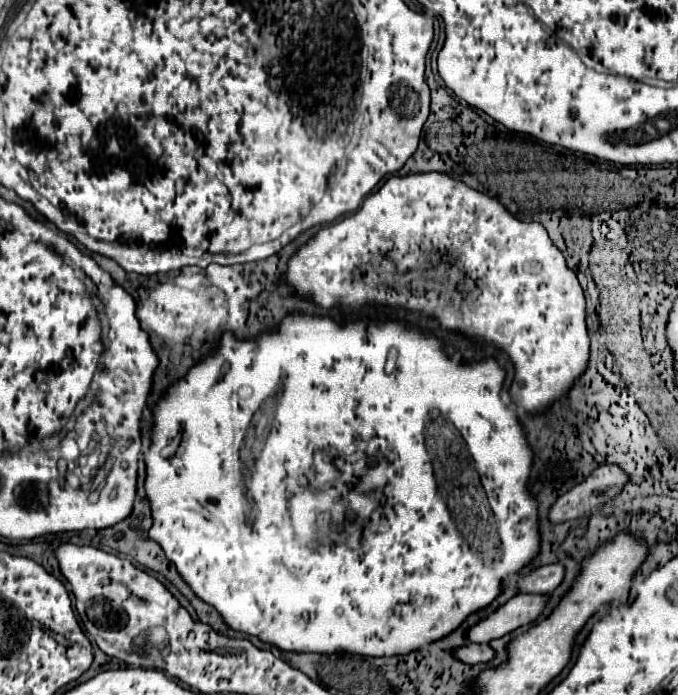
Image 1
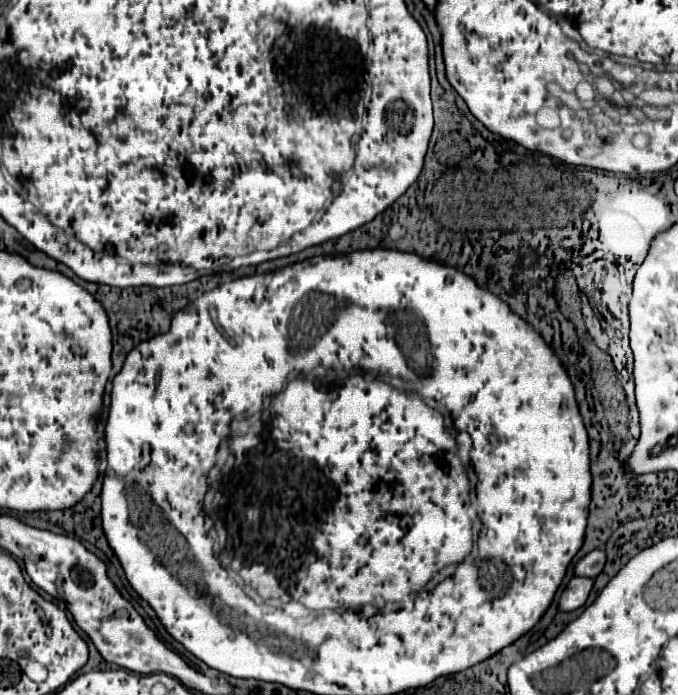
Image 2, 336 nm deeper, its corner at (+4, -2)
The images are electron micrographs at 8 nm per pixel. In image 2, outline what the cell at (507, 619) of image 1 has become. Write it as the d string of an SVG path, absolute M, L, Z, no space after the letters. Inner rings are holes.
M572 577L568 581L568 585L564 587L560 599L558 599L558 609L560 611L574 611L578 607L582 607L590 595L592 589L592 579L584 579L584 577Z

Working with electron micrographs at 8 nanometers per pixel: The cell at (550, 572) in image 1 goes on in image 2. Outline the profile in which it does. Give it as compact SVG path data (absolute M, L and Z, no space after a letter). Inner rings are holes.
M594 549L574 565L574 575L576 577L596 577L602 571L604 561L606 557L602 557L602 551Z

